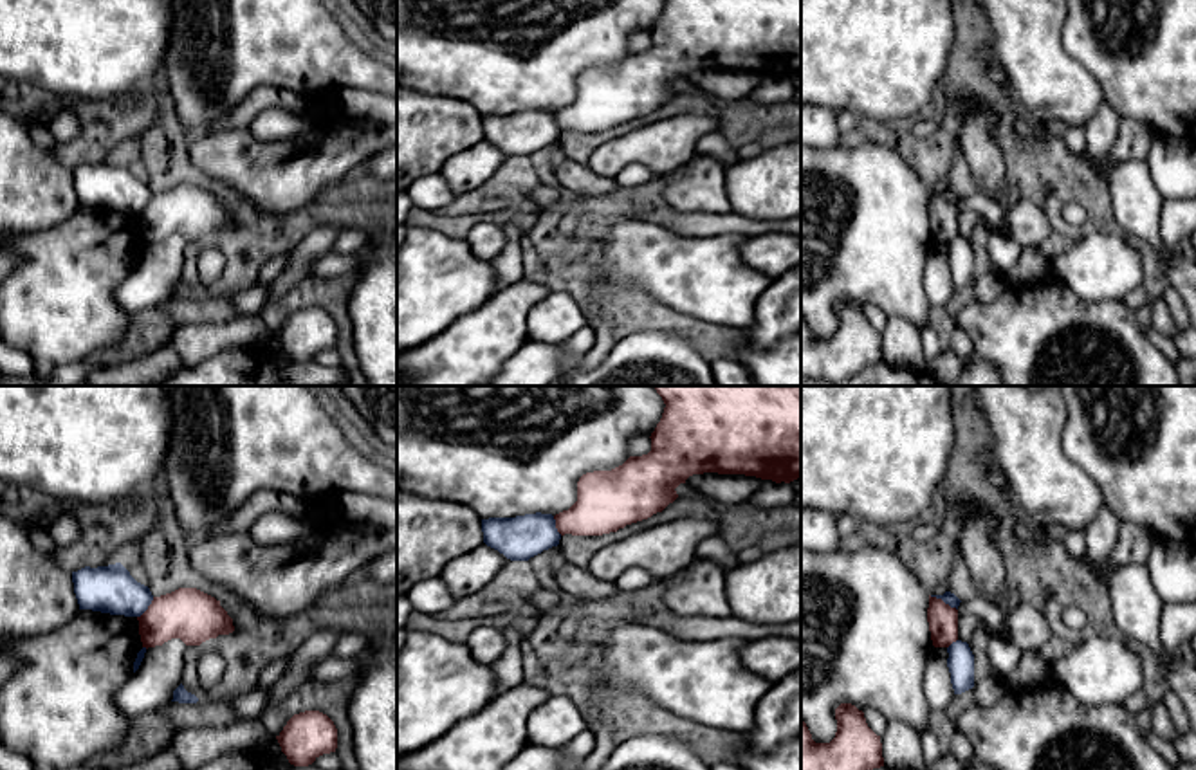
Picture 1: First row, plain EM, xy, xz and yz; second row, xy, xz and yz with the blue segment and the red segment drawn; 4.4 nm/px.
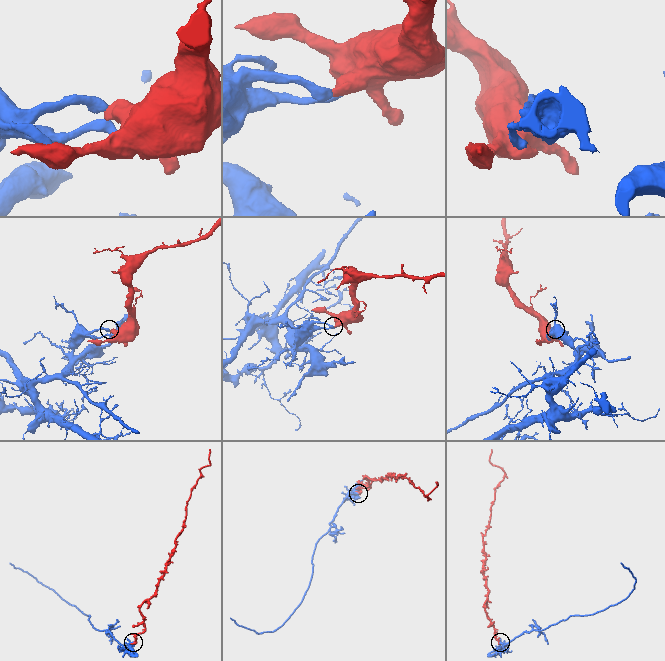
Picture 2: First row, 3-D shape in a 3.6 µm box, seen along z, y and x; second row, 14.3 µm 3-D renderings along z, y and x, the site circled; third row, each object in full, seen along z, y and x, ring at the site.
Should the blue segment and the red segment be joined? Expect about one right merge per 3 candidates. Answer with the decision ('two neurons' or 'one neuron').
two neurons

